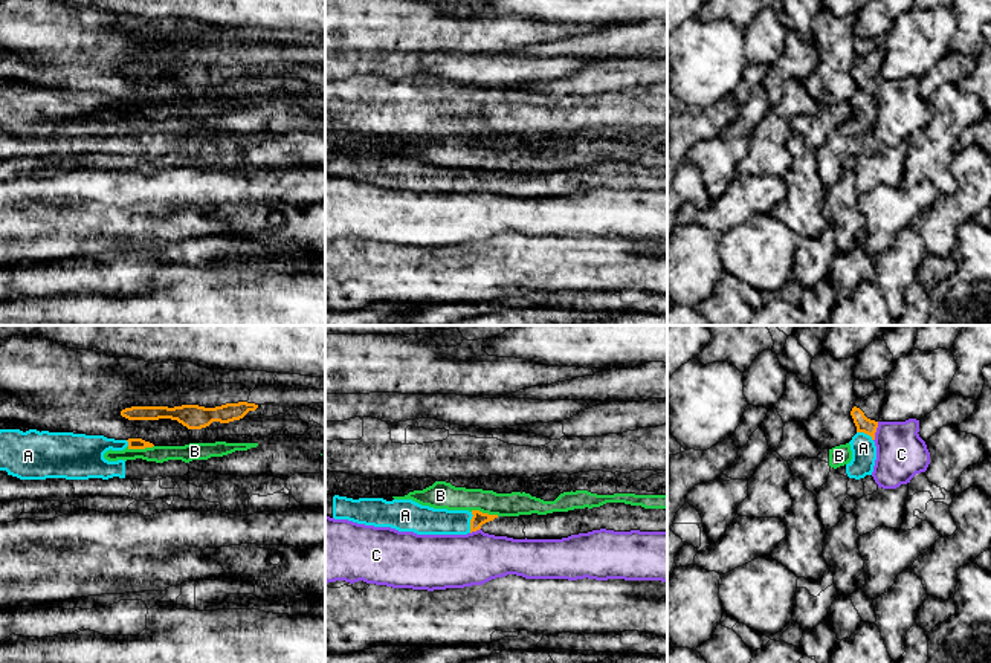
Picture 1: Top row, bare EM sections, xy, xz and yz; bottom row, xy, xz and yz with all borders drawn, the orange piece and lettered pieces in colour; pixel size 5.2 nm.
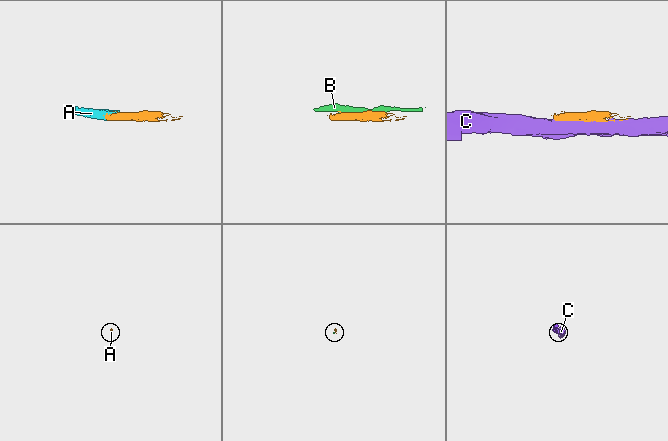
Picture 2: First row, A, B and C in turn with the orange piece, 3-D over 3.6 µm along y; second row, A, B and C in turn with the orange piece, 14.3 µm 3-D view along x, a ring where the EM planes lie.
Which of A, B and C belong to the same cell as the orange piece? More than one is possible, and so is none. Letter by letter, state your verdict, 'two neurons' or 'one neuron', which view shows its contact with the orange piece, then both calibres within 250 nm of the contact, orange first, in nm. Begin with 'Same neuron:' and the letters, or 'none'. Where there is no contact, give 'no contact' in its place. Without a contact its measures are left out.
Same neuron: A
A: one neuron; contact in xz; calibres 70 and 160 nm
B: two neurons; contact in xy; calibres 60 and 90 nm
C: two neurons; contact in yz; calibres 80 and 260 nm

